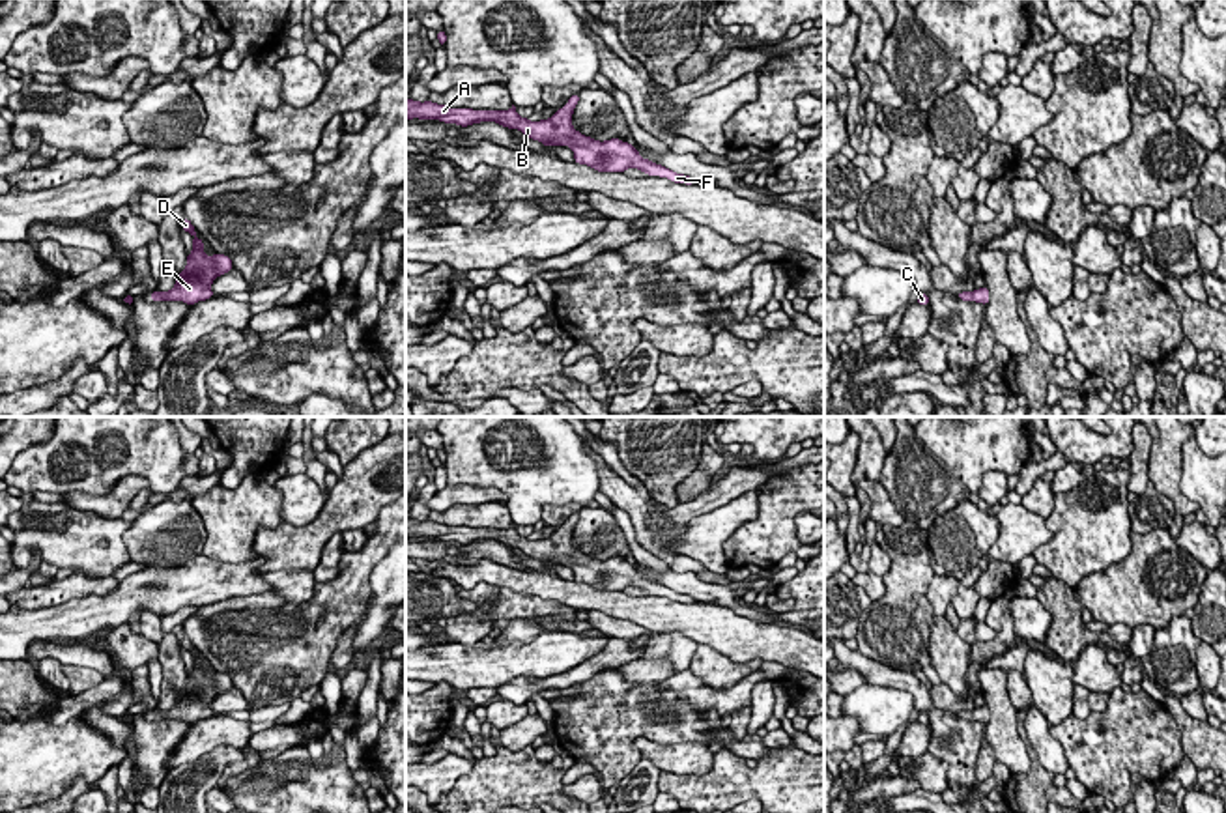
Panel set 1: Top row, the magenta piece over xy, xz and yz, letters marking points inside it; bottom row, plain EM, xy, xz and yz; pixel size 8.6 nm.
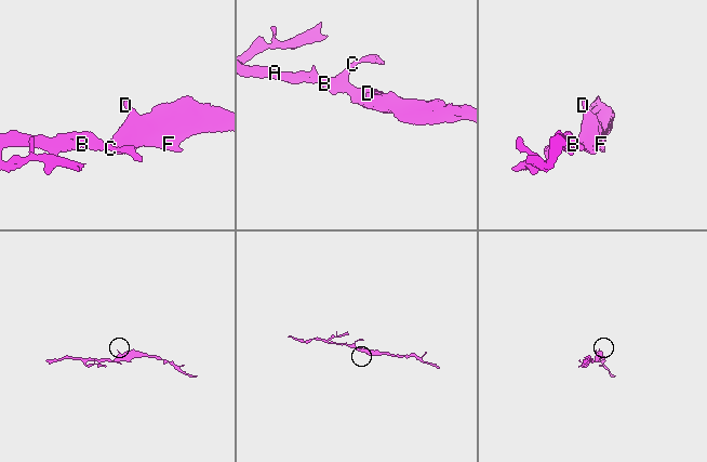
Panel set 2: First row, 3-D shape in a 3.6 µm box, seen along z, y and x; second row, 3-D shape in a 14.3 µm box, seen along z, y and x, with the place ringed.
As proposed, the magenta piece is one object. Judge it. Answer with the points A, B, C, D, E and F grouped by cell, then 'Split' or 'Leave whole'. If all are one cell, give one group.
Groups: A B C D E F. Leave whole

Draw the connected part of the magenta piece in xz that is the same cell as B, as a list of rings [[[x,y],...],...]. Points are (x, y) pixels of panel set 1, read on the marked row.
[[[574,93],[568,103],[559,108],[549,120],[529,121],[516,112],[512,105],[508,110],[473,110],[473,108],[449,108],[432,101],[413,101],[406,99],[406,118],[413,120],[434,120],[445,123],[458,123],[467,127],[480,121],[495,121],[508,129],[518,129],[525,136],[542,142],[546,148],[570,146],[574,151],[574,161],[579,164],[592,166],[598,172],[624,172],[626,168],[639,168],[647,176],[667,178],[675,183],[693,185],[697,183],[690,176],[677,174],[662,164],[643,159],[639,151],[619,138],[606,142],[592,140],[572,127],[572,114],[579,101],[579,93]]]

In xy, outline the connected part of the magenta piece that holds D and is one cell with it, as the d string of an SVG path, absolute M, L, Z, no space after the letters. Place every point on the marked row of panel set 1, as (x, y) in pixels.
M185 217L181 221L181 228L189 232L192 239L192 252L187 254L187 265L178 275L178 282L168 292L153 292L150 295L151 301L183 301L187 305L194 305L198 301L211 299L215 293L211 292L211 282L232 271L232 260L224 254L206 256L204 254L204 241L196 237L196 230L191 221Z

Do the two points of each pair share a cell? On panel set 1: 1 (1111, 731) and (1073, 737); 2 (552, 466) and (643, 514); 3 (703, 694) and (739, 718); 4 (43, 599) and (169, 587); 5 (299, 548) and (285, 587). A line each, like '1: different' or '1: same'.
1: same
2: different
3: different
4: different
5: different

